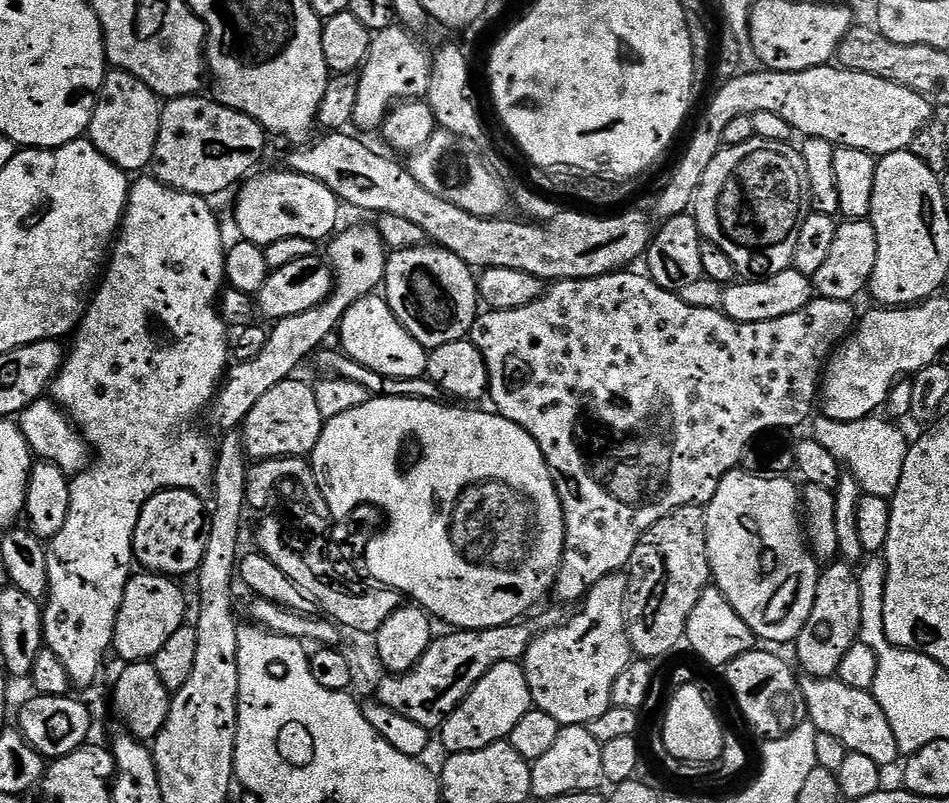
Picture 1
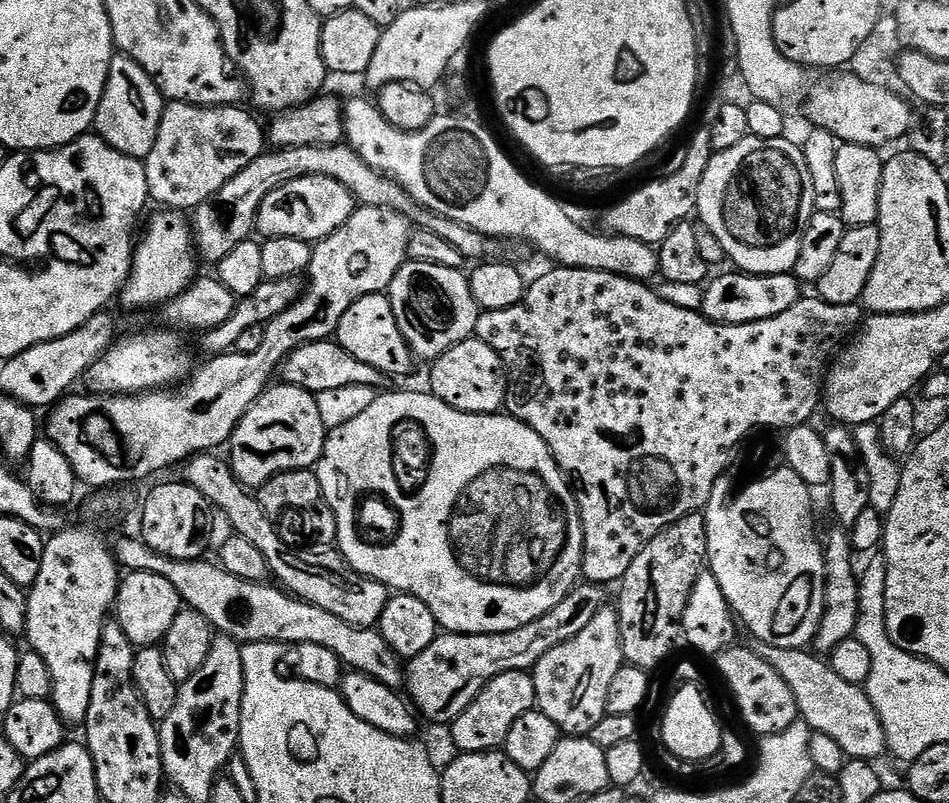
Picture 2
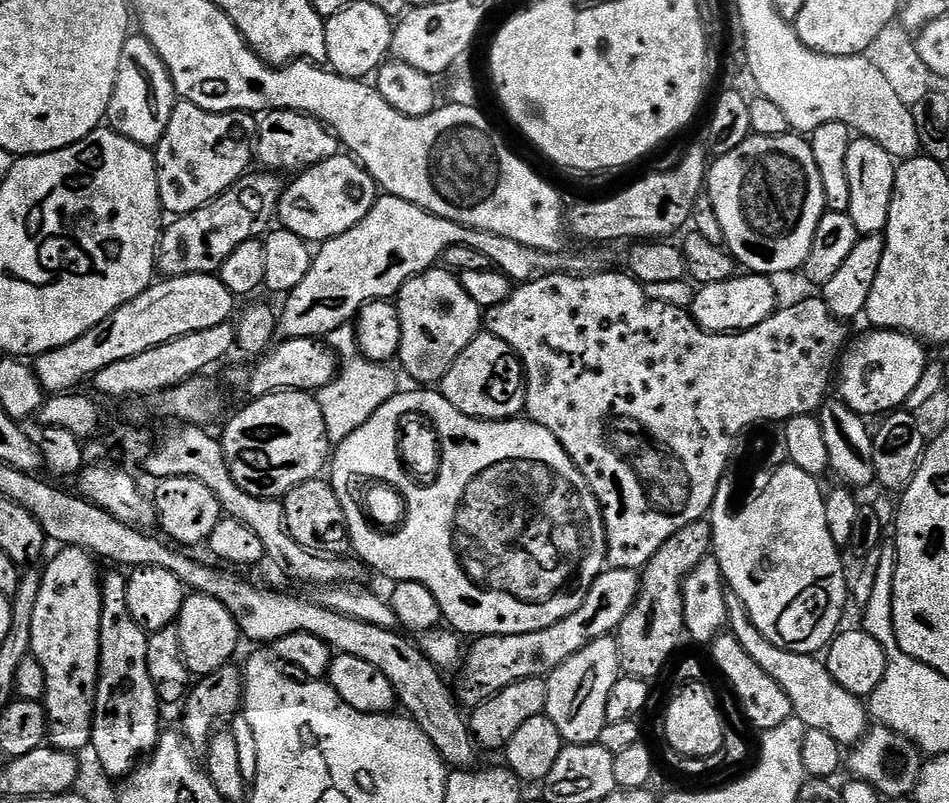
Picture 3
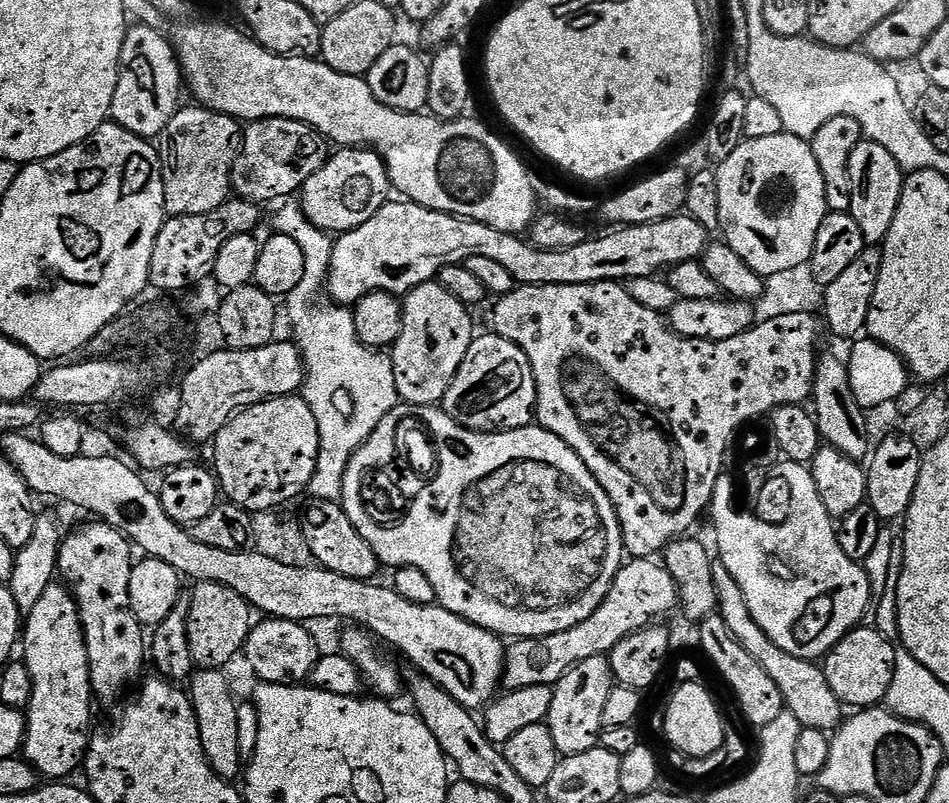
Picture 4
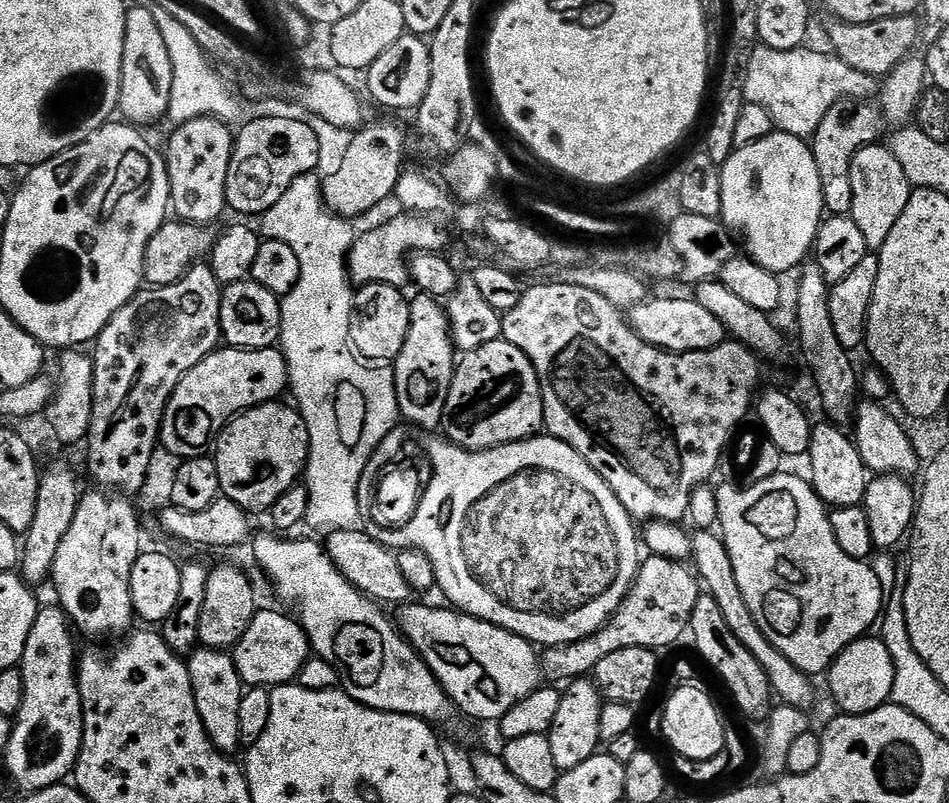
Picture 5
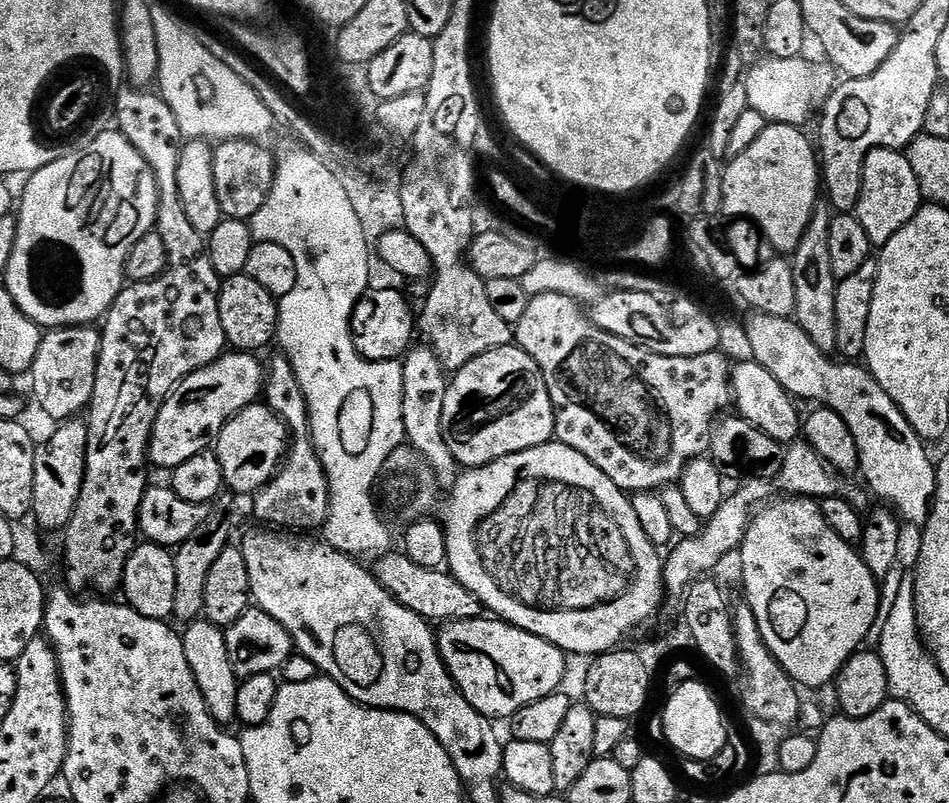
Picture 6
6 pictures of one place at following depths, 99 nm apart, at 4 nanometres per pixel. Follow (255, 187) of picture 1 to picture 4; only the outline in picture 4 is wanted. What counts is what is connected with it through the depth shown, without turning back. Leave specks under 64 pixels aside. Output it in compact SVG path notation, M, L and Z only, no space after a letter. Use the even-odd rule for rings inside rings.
M341 147L333 151L318 174L319 180L316 196L312 196L311 187L305 186L298 193L298 203L301 208L314 214L311 217L312 224L329 234L349 232L362 226L362 222L366 222L379 210L382 201L387 197L384 195L390 192L384 160L377 152L366 147Z

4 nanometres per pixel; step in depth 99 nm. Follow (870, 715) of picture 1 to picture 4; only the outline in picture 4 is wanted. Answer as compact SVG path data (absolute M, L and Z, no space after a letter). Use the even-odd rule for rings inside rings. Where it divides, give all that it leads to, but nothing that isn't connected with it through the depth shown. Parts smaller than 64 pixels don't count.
M723 562L713 563L712 569L716 606L722 622L726 622L726 630L730 630L730 634L740 643L742 650L746 650L746 654L750 654L750 658L754 658L754 662L758 662L758 666L762 666L762 670L766 670L766 674L774 678L774 686L782 690L785 709L792 712L805 728L817 728L827 733L839 728L842 723L842 703L827 684L823 667L810 660L794 658L794 654L786 654L786 650L779 648L762 630L762 626L754 622L750 610L744 604L742 586L734 582L730 570L726 570Z

